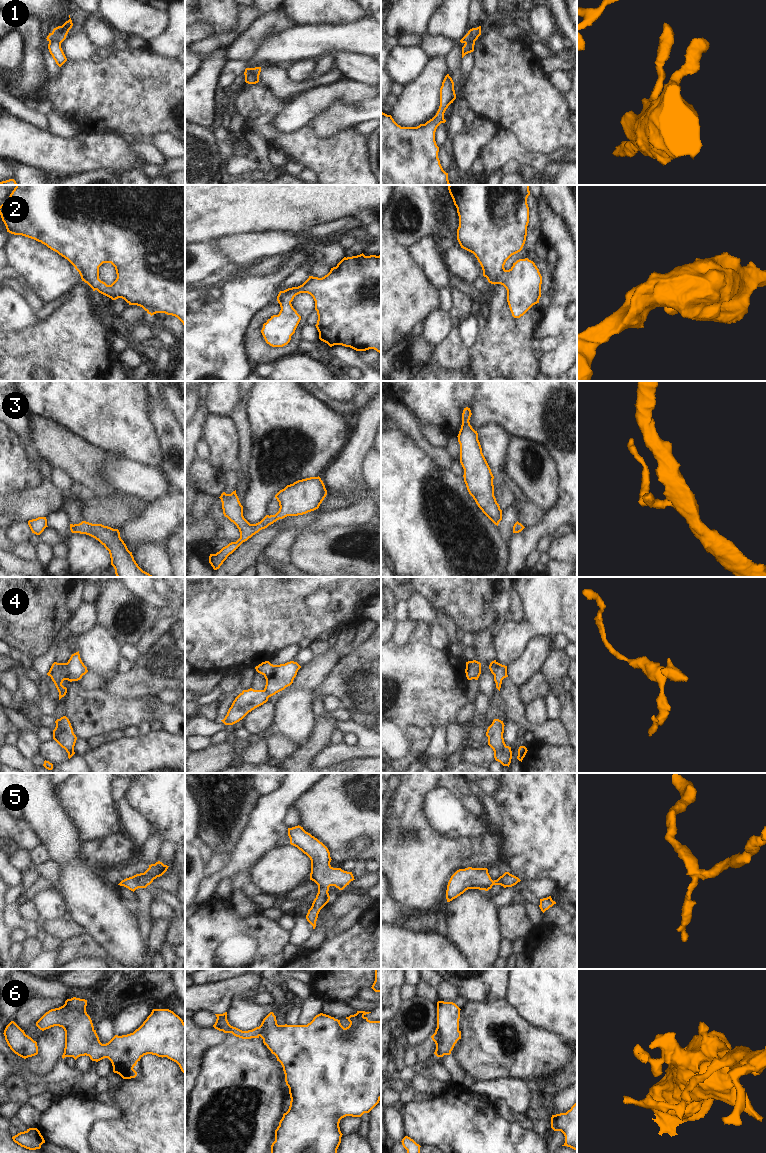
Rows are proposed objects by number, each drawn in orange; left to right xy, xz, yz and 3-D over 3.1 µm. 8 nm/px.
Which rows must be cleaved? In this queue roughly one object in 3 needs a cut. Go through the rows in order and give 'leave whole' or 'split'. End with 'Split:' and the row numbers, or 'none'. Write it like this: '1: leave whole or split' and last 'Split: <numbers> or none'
1: leave whole
2: leave whole
3: leave whole
4: split
5: leave whole
6: split
Split: 4, 6

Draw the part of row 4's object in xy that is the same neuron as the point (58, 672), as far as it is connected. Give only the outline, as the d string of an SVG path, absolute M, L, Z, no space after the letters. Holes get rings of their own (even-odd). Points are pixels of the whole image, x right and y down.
M54 662L47 673L54 682L58 692L59 700L64 697L67 693L67 688L62 685L64 680L72 682L68 672L67 672L67 663L57 663Z

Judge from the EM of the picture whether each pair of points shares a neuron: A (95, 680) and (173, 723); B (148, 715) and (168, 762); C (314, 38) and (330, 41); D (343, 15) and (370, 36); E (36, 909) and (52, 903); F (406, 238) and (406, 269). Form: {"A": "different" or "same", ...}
{"A": "different", "B": "different", "C": "same", "D": "different", "E": "same", "F": "different"}

